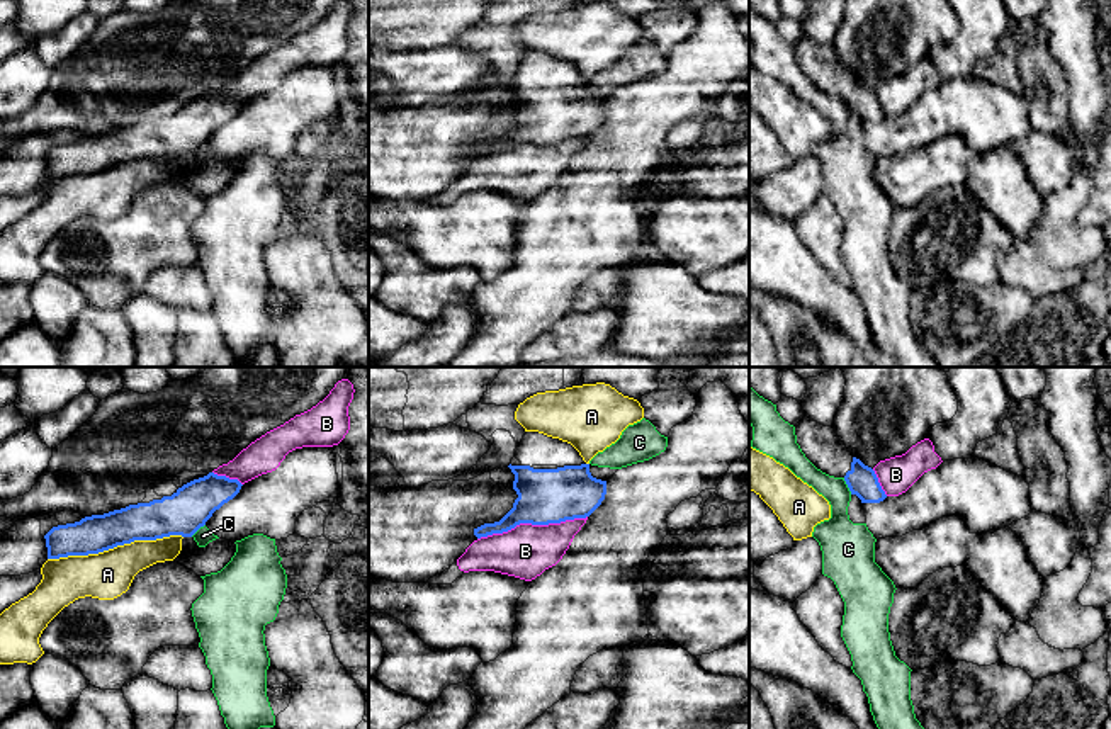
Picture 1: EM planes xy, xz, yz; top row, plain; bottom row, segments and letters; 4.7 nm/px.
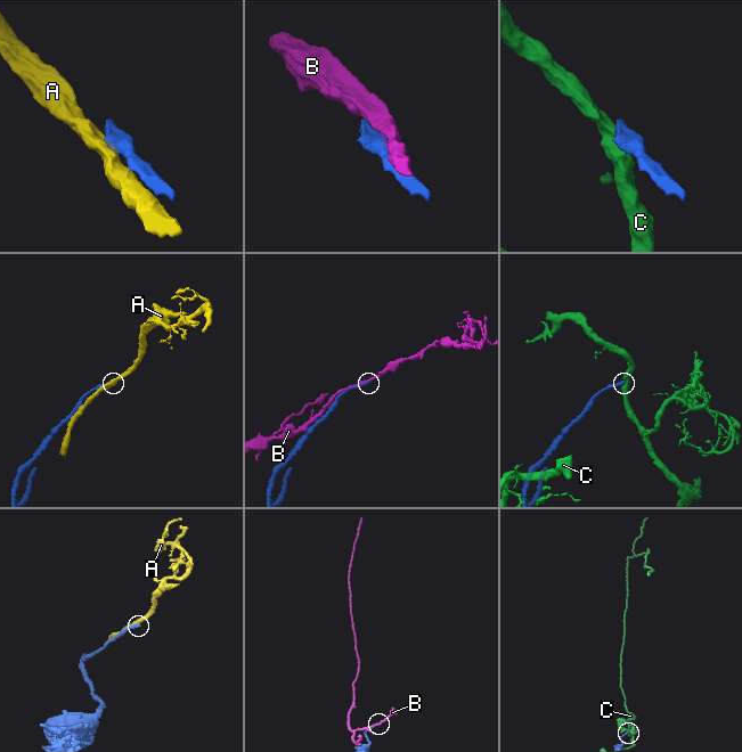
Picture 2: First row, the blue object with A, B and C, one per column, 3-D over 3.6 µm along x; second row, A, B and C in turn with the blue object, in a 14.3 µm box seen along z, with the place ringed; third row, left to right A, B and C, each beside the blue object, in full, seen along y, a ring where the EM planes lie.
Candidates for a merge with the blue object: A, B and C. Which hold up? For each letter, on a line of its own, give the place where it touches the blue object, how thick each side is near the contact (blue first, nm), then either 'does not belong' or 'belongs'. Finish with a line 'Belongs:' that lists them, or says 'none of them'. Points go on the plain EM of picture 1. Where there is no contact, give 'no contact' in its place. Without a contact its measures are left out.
A: contact xy (114, 165); calibres 180 and 220 nm; does not belong
B: contact xz (532, 143); calibres 260 and 260 nm; does not belong
C: contact yz (848, 106); calibres 140 and 190 nm; does not belong
Belongs: none of them

